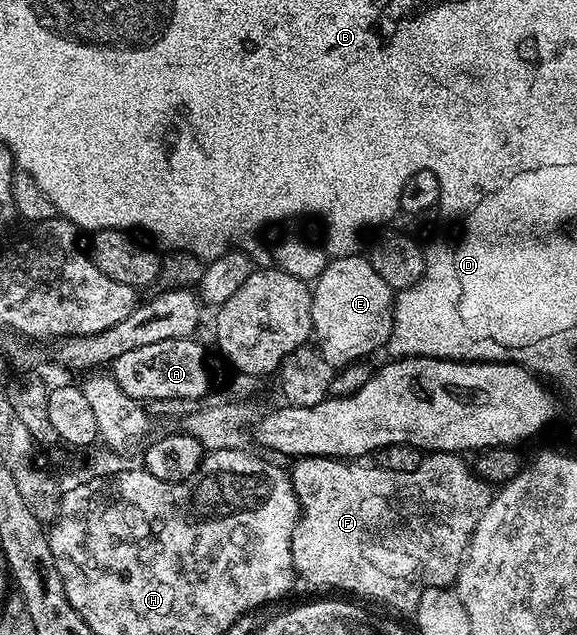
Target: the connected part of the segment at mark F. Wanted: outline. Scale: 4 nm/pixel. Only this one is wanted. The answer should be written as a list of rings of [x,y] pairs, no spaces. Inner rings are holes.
[[[436,452],[427,454],[420,459],[417,470],[412,472],[390,472],[378,466],[366,468],[363,462],[348,462],[343,458],[332,458],[329,456],[305,456],[294,461],[295,469],[290,469],[289,475],[291,484],[295,487],[295,493],[299,496],[301,511],[299,521],[293,534],[293,562],[296,573],[303,576],[311,584],[328,584],[331,588],[340,588],[340,593],[356,592],[359,596],[368,596],[371,600],[380,600],[383,604],[388,604],[391,608],[396,608],[399,612],[414,613],[415,603],[419,600],[425,588],[435,585],[447,586],[459,575],[459,560],[463,557],[464,550],[467,549],[467,539],[471,536],[471,531],[477,526],[481,514],[489,506],[493,495],[493,488],[488,481],[480,478],[469,464],[466,464],[462,455],[454,452]],[[463,478],[464,482],[471,488],[458,488],[453,484],[454,480]]]

